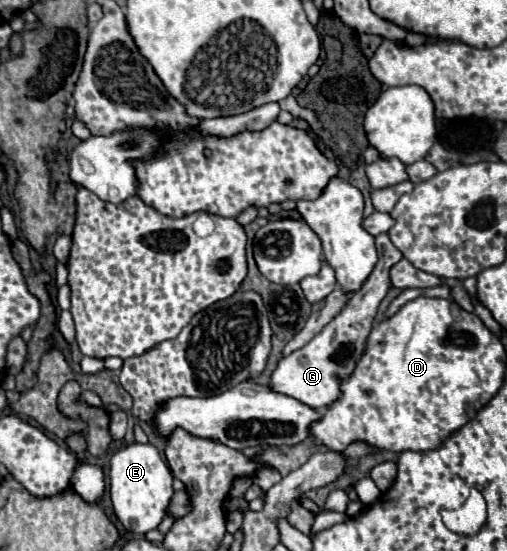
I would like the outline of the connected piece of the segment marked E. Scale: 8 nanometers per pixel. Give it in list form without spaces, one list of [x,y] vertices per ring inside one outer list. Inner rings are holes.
[[[148,443],[148,445],[128,445],[120,449],[112,459],[110,459],[110,497],[114,503],[116,517],[120,523],[132,531],[132,533],[148,533],[152,529],[158,529],[162,519],[168,513],[174,487],[172,487],[172,473],[168,465],[160,459],[158,451]]]

